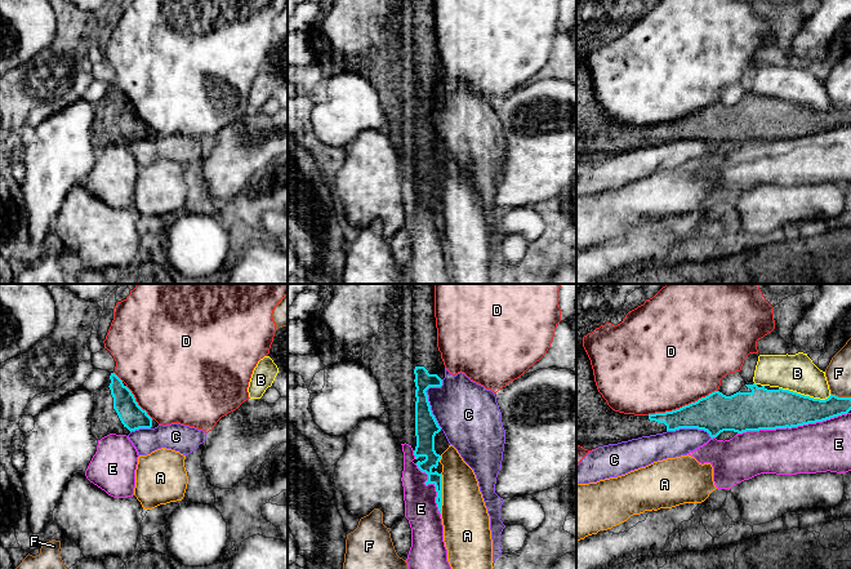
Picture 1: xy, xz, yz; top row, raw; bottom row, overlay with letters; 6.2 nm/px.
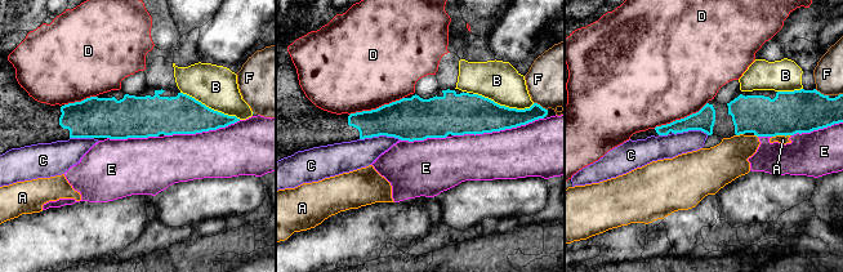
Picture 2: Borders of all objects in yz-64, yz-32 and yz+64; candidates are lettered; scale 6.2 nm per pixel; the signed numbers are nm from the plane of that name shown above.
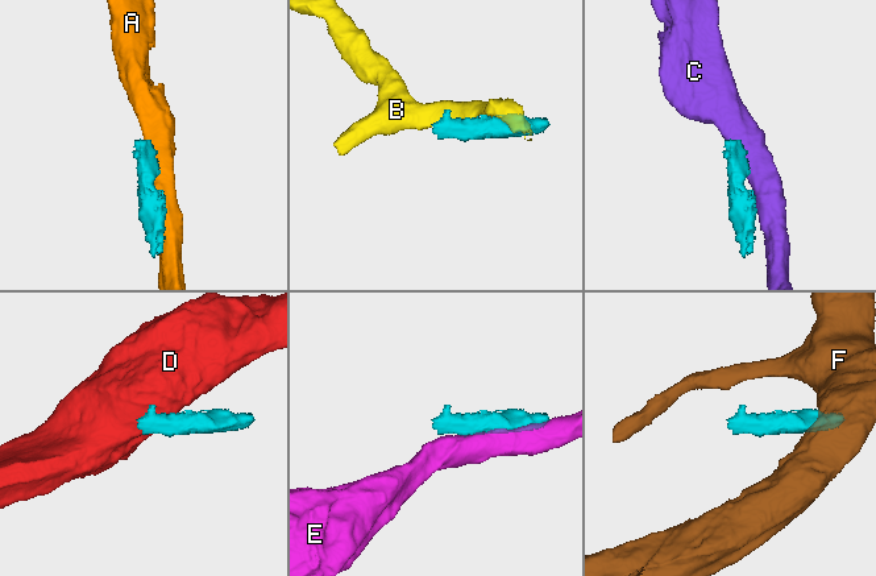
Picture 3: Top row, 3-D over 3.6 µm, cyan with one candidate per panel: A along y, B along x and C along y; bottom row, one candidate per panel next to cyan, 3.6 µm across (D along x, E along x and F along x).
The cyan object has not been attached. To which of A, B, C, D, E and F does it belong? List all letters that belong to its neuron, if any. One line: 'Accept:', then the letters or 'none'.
Accept: none

